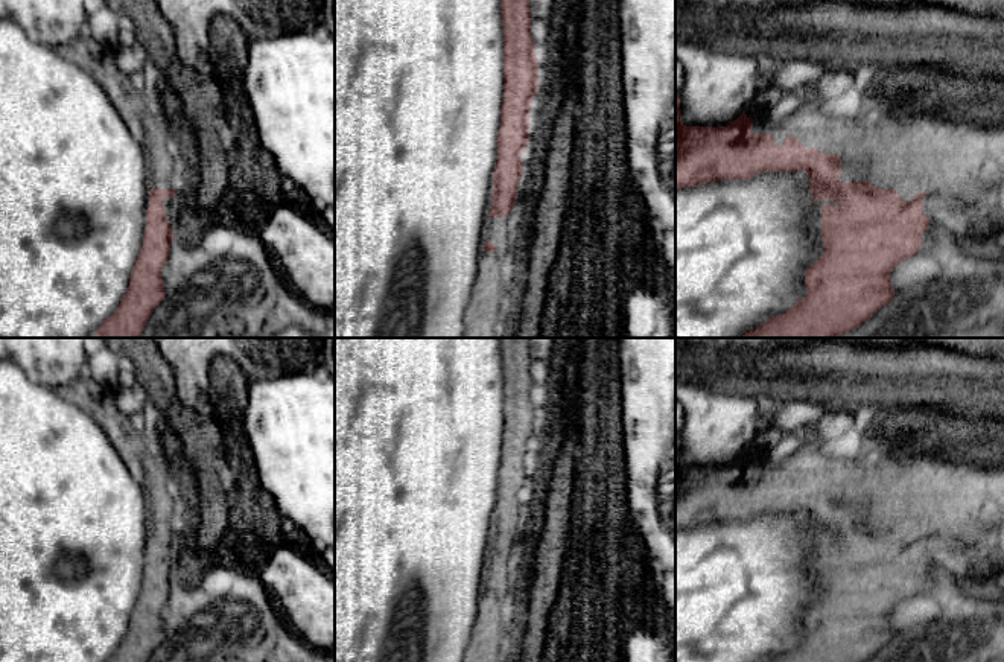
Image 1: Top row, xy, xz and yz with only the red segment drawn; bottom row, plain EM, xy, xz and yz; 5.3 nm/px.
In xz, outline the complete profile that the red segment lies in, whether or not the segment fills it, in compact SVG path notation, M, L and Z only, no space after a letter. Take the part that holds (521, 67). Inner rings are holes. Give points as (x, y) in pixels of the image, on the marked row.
M500 0L504 26L504 102L493 173L490 231L504 236L511 225L517 186L523 177L522 154L529 143L531 103L539 88L539 61L531 37L529 0Z

